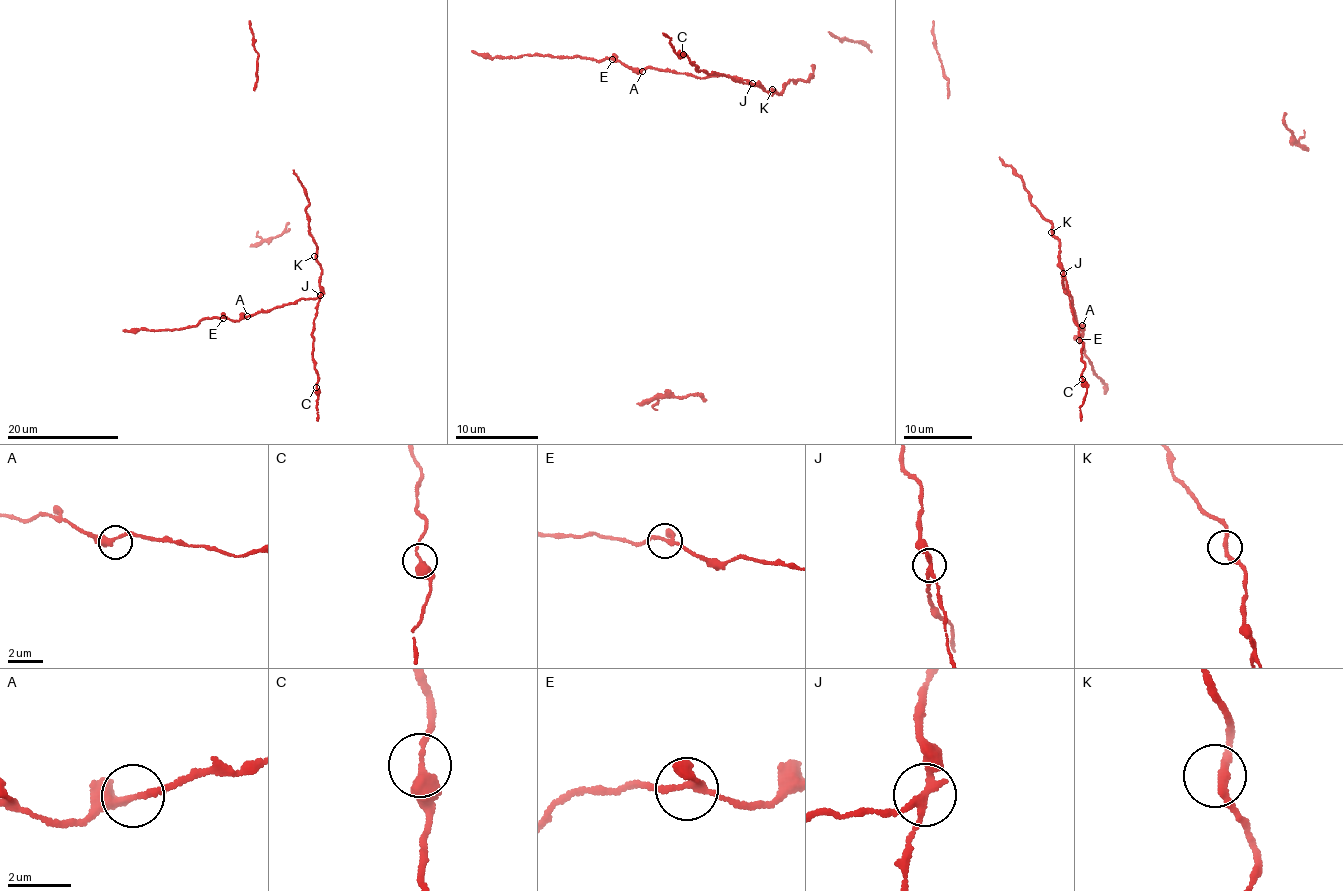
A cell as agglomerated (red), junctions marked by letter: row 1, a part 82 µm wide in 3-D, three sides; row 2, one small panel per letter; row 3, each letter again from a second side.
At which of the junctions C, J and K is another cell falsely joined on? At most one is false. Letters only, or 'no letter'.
J

